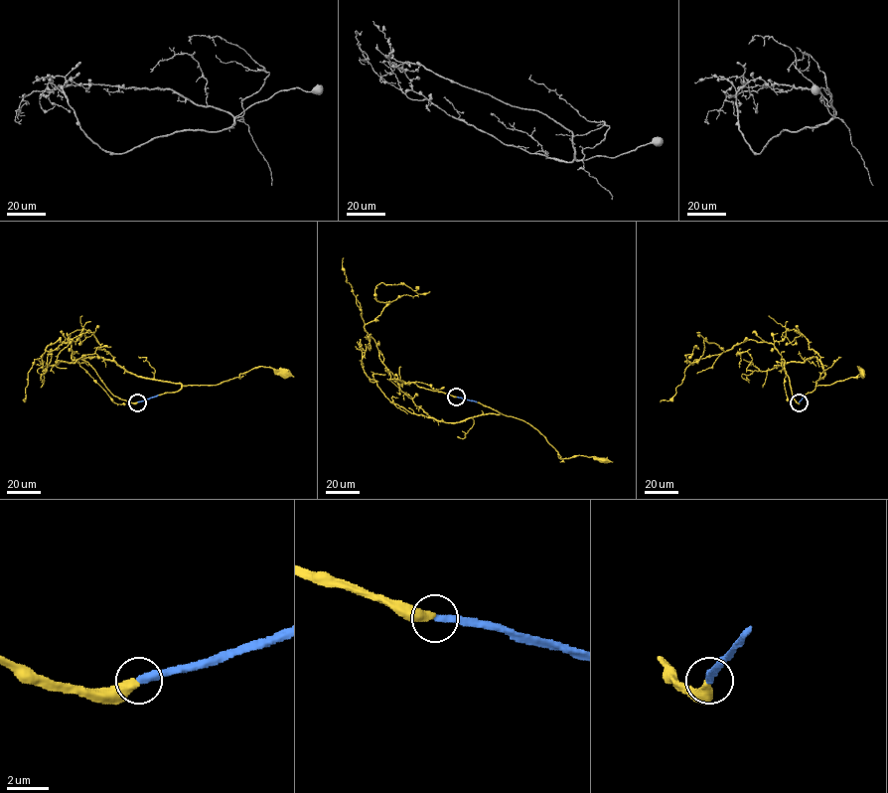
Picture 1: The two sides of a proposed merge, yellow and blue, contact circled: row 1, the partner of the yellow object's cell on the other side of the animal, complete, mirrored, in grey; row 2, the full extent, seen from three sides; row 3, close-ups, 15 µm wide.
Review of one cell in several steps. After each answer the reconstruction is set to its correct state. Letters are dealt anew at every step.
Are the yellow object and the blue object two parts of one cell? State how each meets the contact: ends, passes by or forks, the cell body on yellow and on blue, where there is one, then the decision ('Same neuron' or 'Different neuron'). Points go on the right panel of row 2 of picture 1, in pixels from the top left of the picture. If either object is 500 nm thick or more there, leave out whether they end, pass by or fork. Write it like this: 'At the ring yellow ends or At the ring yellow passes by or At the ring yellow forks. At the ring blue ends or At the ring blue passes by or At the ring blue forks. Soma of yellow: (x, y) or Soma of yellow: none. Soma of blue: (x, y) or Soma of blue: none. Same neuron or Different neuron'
At the ring yellow ends. At the ring blue ends. Soma of yellow: (862, 373). Soma of blue: none. Same neuron

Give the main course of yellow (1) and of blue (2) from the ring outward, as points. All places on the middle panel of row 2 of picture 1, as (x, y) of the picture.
1: (456, 396), (390, 380), (390, 372), (400, 390), (437, 420), (503, 414), (532, 425), (560, 458), (603, 460)
2: (456, 396), (477, 401)

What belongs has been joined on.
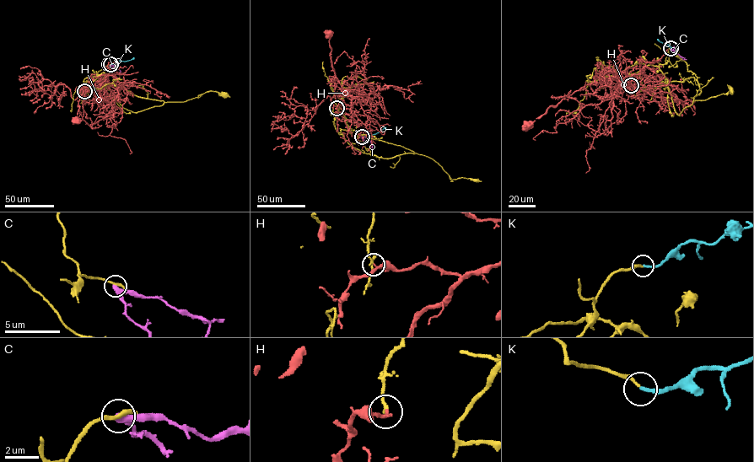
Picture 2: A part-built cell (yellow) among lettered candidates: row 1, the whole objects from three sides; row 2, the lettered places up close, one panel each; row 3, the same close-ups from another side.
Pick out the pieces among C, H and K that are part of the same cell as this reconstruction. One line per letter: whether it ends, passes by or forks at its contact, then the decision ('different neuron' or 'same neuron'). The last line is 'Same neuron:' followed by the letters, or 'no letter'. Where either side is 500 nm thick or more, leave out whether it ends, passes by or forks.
C: it passes by | different neuron
H: it ends | different neuron
K: it ends | same neuron
Same neuron: K

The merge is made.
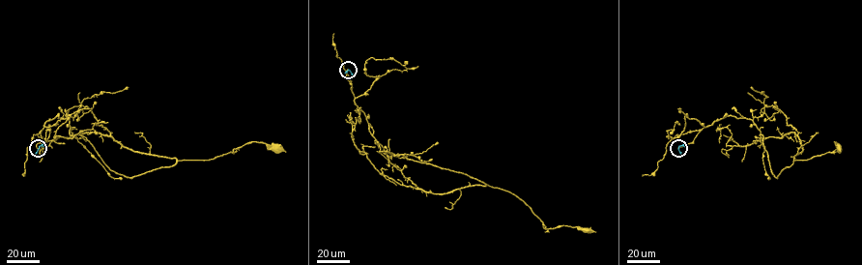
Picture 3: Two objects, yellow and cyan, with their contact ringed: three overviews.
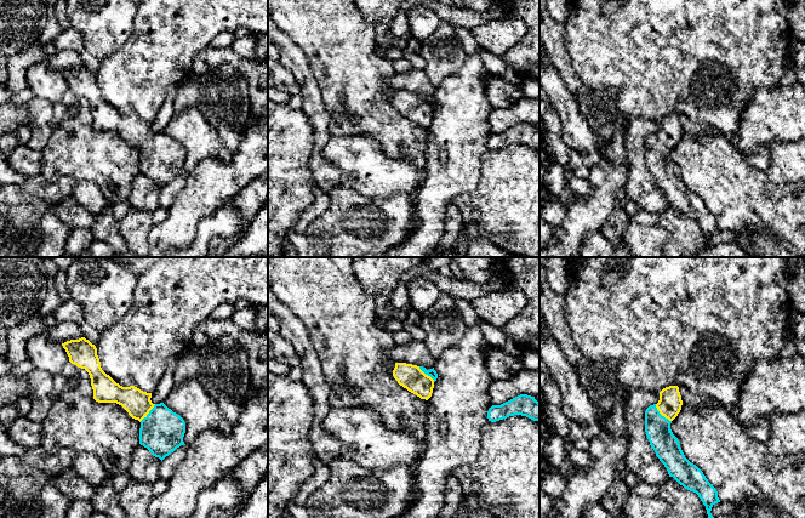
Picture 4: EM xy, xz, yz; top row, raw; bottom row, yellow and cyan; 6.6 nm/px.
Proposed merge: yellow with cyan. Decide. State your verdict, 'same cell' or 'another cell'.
same cell

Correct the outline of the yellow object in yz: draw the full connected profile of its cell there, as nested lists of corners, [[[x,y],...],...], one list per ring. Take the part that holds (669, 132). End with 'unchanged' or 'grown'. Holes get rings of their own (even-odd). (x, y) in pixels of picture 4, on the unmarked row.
[[[678,114],[663,116],[658,131],[650,133],[645,140],[645,160],[669,205],[685,217],[696,221],[706,234],[708,246],[712,247],[714,246],[710,241],[712,235],[720,230],[718,220],[703,200],[685,186],[678,166],[670,158],[670,152],[680,141],[681,133]]]; grown

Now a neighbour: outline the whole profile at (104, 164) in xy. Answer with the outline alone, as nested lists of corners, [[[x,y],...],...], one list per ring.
[[[70,90],[63,98],[52,104],[50,120],[51,136],[41,150],[40,175],[51,182],[59,177],[68,176],[78,181],[73,189],[72,198],[81,204],[92,215],[98,215],[107,205],[125,201],[130,198],[135,177],[139,173],[141,150],[132,147],[129,141],[116,131],[98,131],[93,127],[91,107],[85,97],[78,96]]]

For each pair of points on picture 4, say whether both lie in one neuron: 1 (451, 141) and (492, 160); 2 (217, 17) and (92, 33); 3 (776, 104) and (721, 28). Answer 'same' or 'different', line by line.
1: different
2: different
3: different

